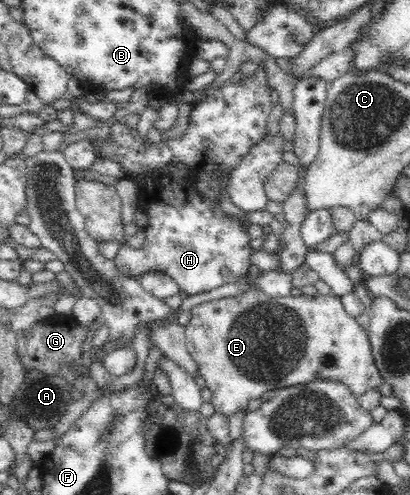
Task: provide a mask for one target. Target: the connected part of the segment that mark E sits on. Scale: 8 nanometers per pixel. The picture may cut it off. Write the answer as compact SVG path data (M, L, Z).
M250 287L239 295L231 297L223 297L219 299L205 301L190 308L189 323L185 328L186 346L195 362L197 362L199 373L207 382L207 388L213 393L212 406L216 413L225 414L227 417L239 410L247 410L249 402L255 399L261 399L263 394L269 391L277 391L281 388L290 388L295 385L305 385L316 381L331 381L333 383L342 383L347 386L347 389L353 393L353 397L357 398L370 392L377 390L383 383L383 379L379 377L379 371L375 368L373 363L373 356L371 355L371 346L368 340L368 335L352 316L347 314L347 311L342 305L342 300L337 295L319 295L309 297L307 295L301 296L285 296L269 298L265 291L261 291L259 287Z

